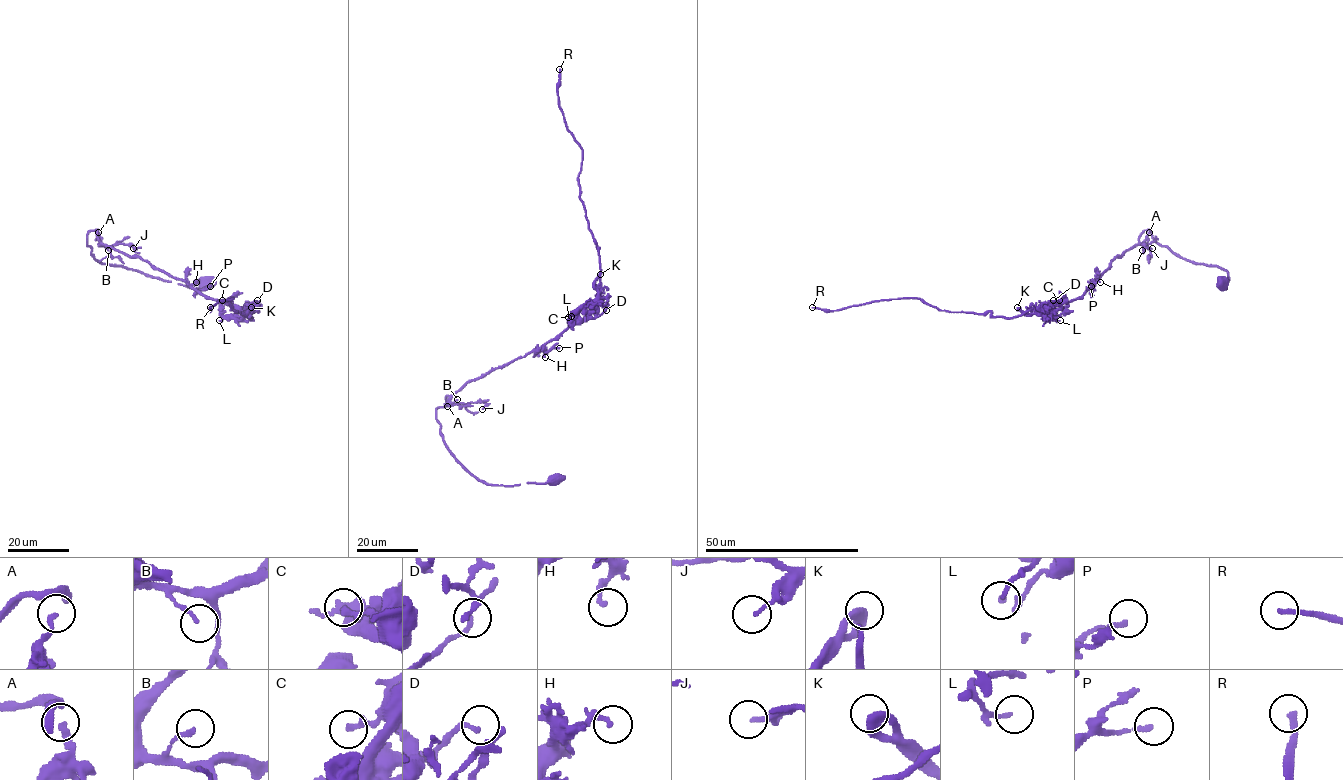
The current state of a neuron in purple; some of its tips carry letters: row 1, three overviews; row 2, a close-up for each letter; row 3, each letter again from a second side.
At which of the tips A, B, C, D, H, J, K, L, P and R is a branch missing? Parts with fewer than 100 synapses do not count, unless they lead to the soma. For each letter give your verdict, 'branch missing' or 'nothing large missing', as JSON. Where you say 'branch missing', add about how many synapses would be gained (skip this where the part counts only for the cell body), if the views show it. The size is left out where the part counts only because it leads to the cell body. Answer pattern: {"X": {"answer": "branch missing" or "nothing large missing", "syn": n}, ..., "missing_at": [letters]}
{"A": {"answer": "nothing large missing"}, "B": {"answer": "nothing large missing"}, "C": {"answer": "nothing large missing"}, "D": {"answer": "nothing large missing"}, "H": {"answer": "nothing large missing"}, "J": {"answer": "nothing large missing"}, "K": {"answer": "nothing large missing"}, "L": {"answer": "nothing large missing"}, "P": {"answer": "nothing large missing"}, "R": {"answer": "nothing large missing"}, "missing_at": []}

